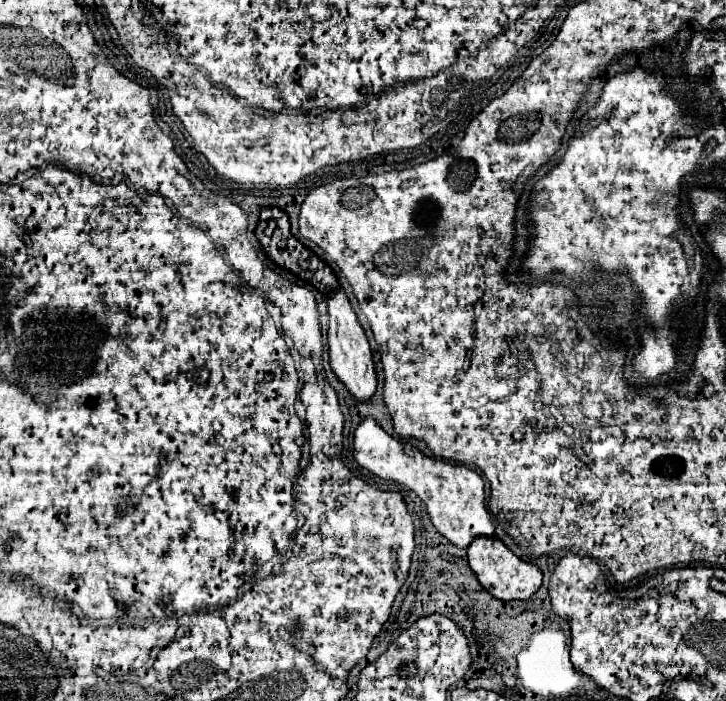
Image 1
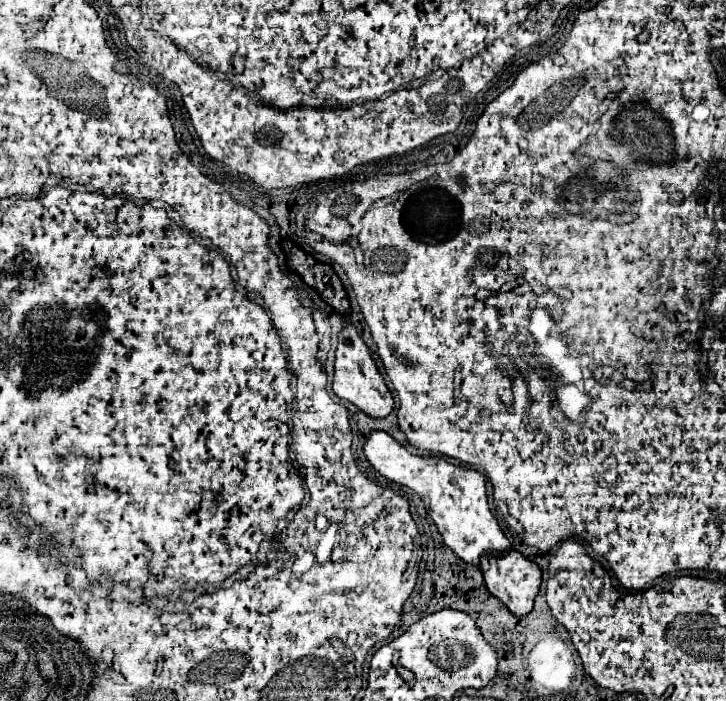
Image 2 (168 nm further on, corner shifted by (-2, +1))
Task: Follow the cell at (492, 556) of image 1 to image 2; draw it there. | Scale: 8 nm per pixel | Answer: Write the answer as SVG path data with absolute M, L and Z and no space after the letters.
M508 551L508 555L502 555L500 559L484 559L480 569L484 573L484 581L486 581L488 591L494 597L498 597L510 609L512 615L524 617L532 611L534 597L538 595L538 589L540 589L540 583L542 583L542 571L536 563L528 561L518 551Z

